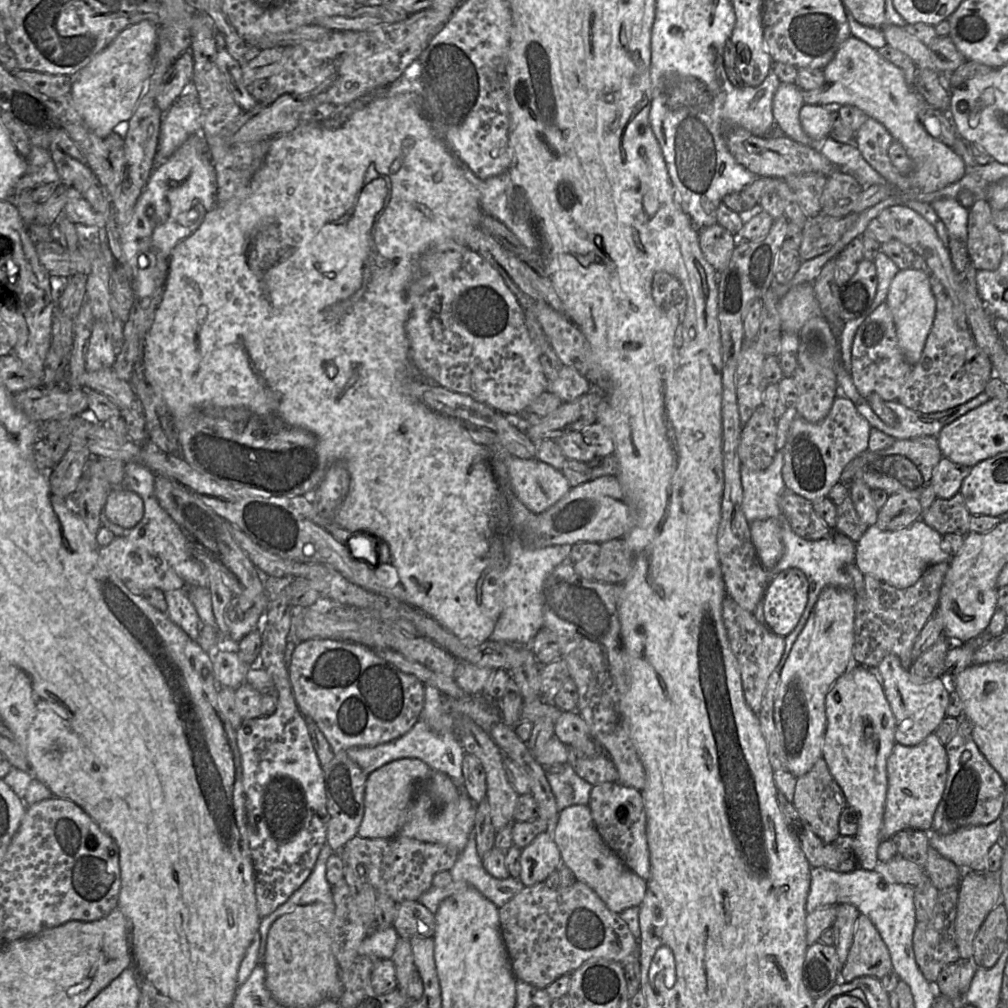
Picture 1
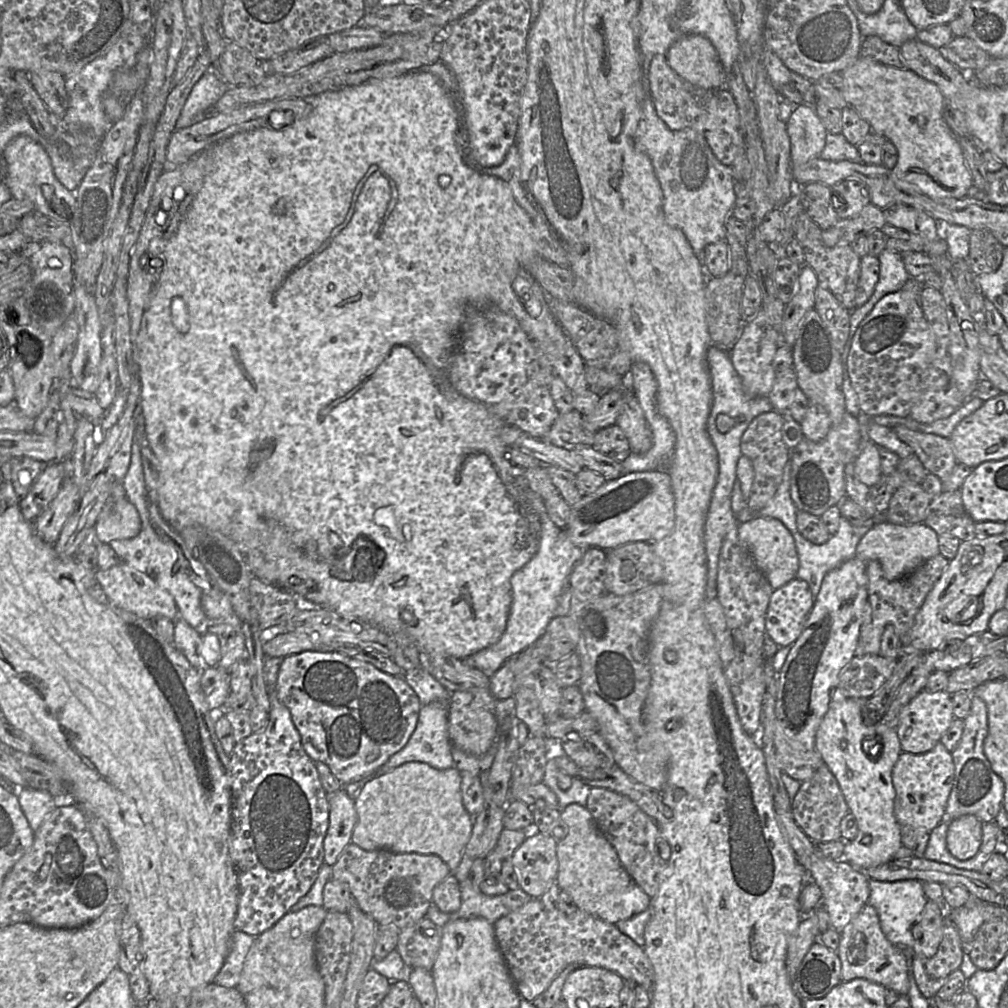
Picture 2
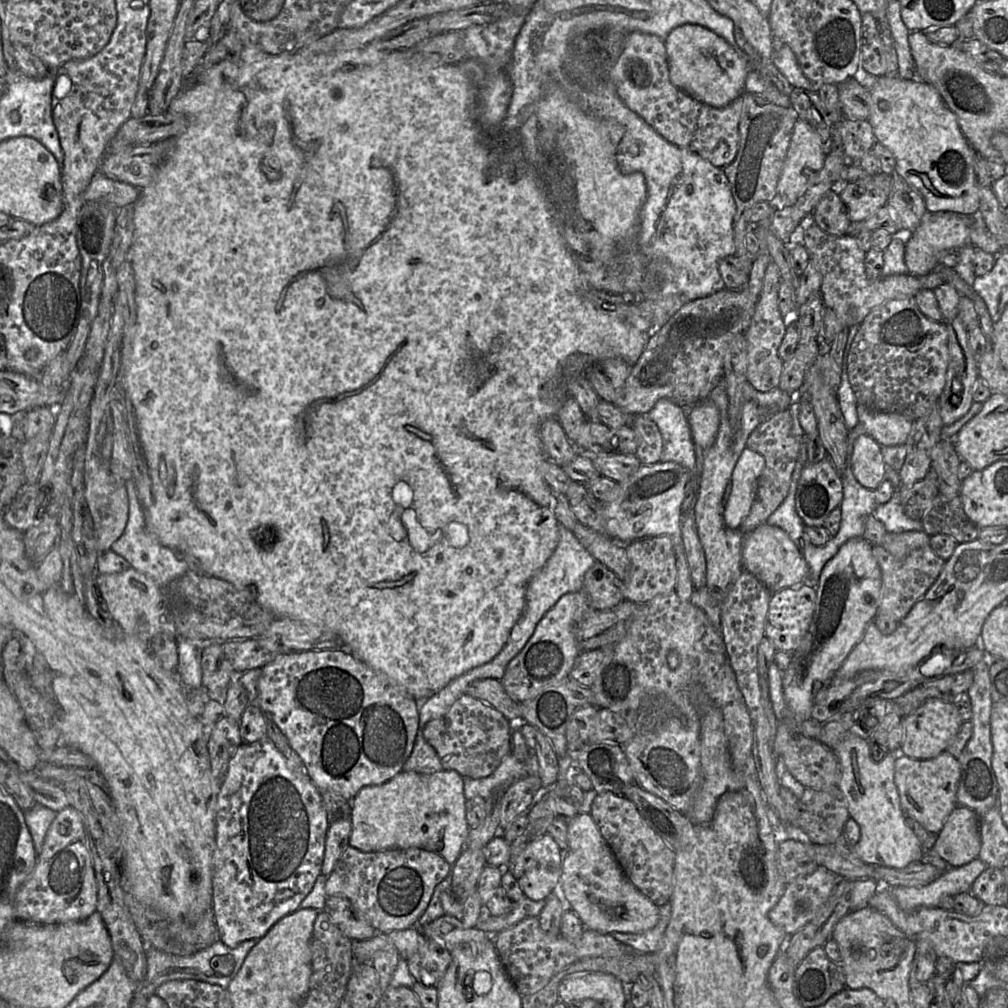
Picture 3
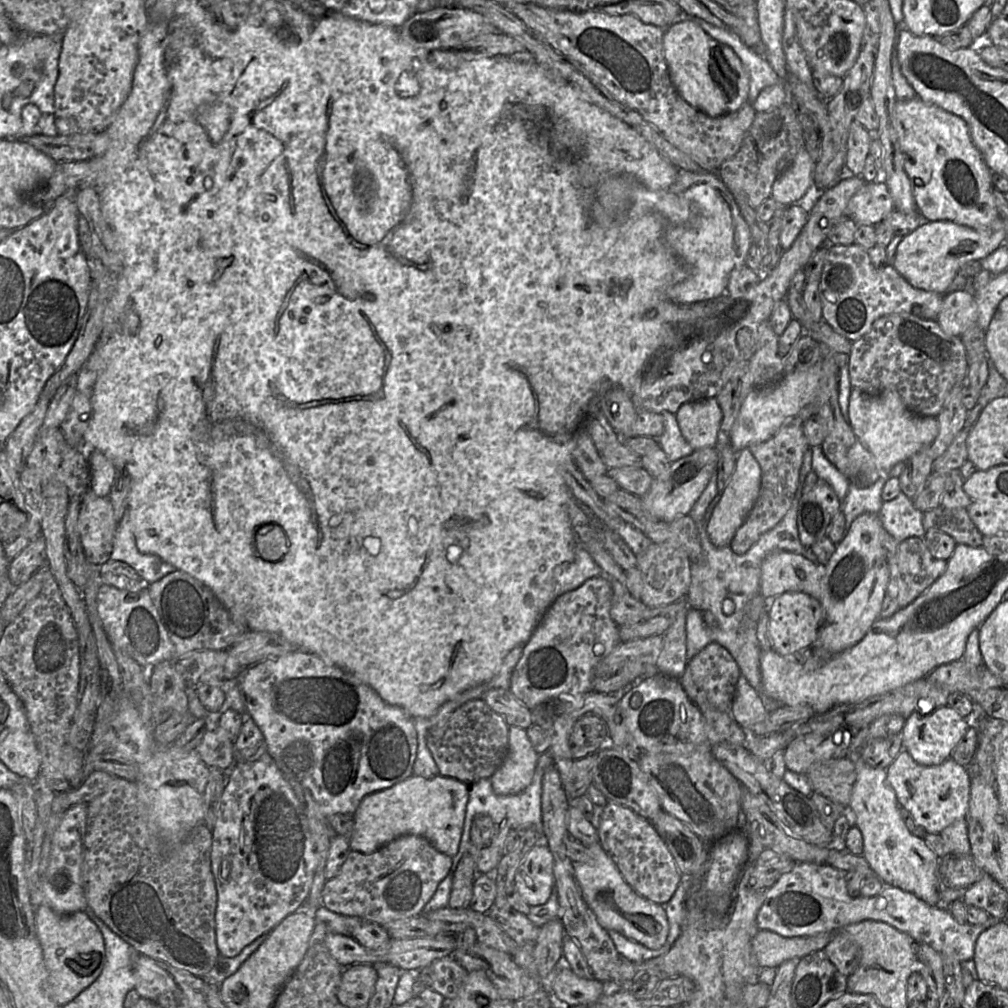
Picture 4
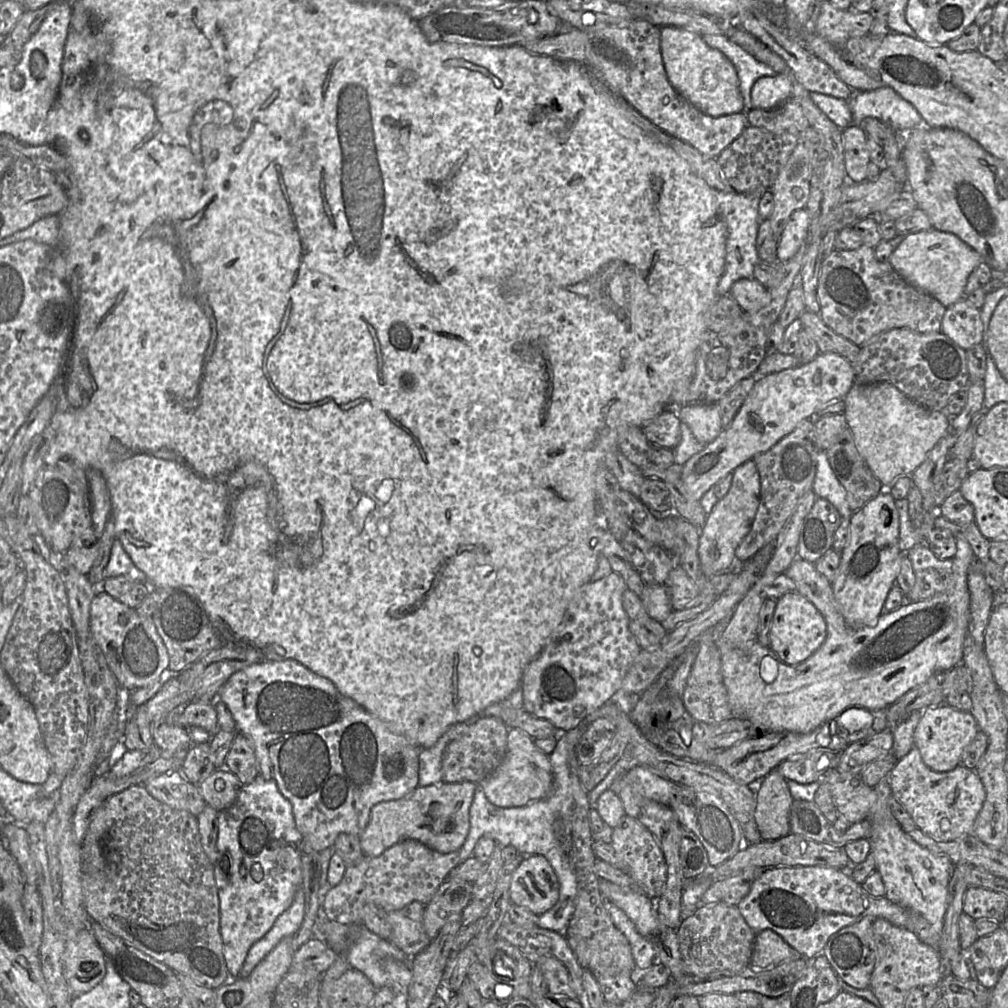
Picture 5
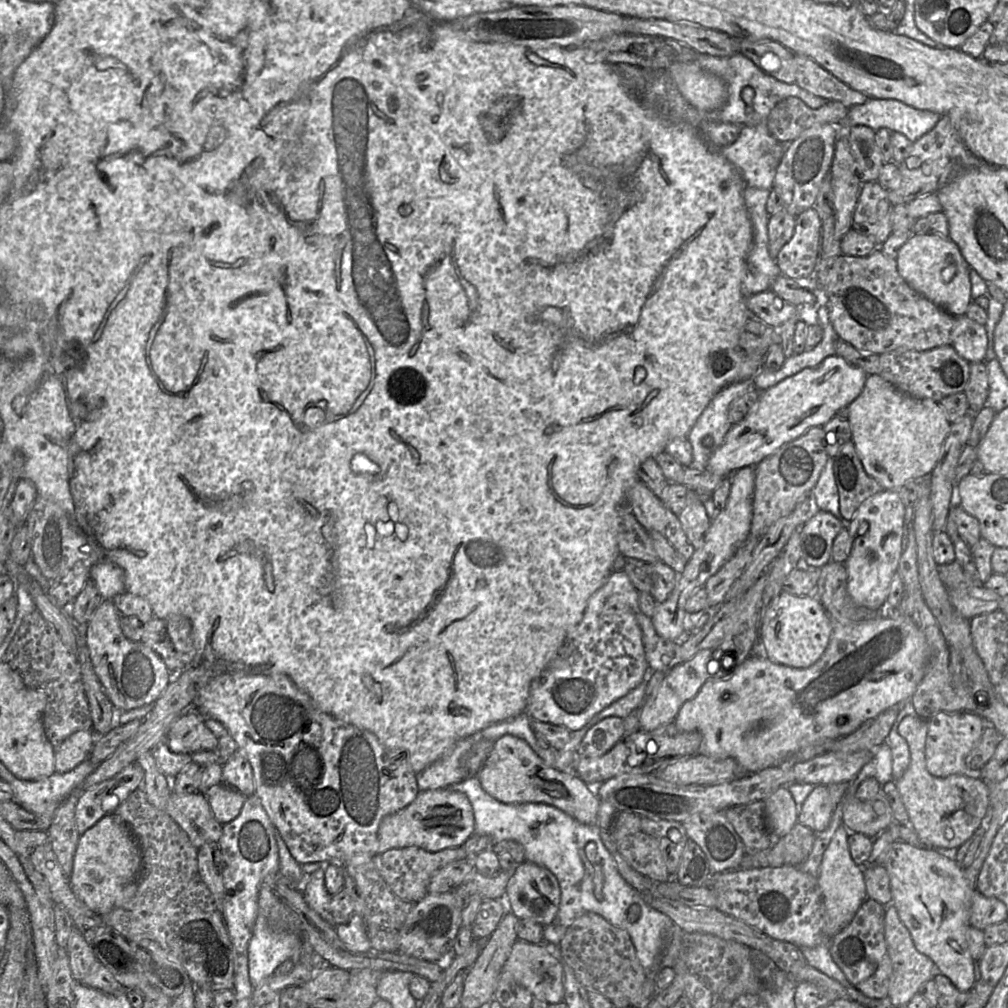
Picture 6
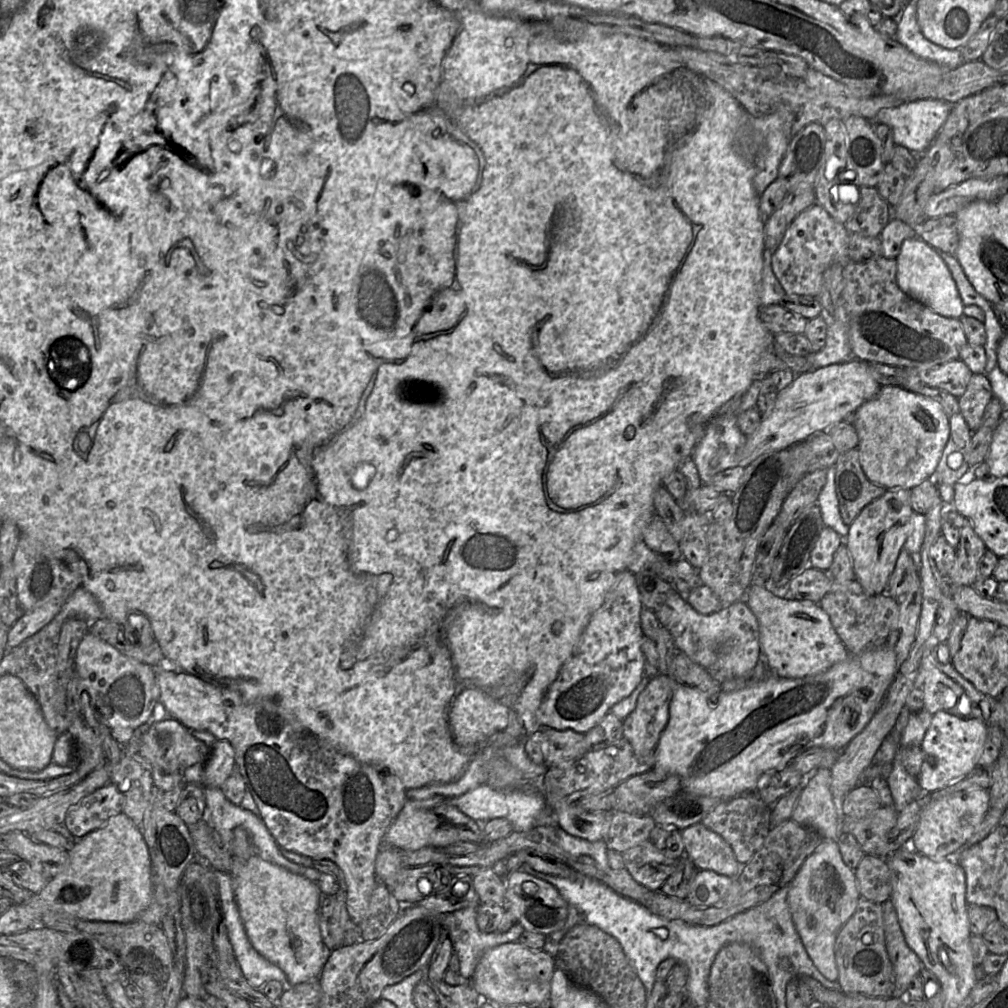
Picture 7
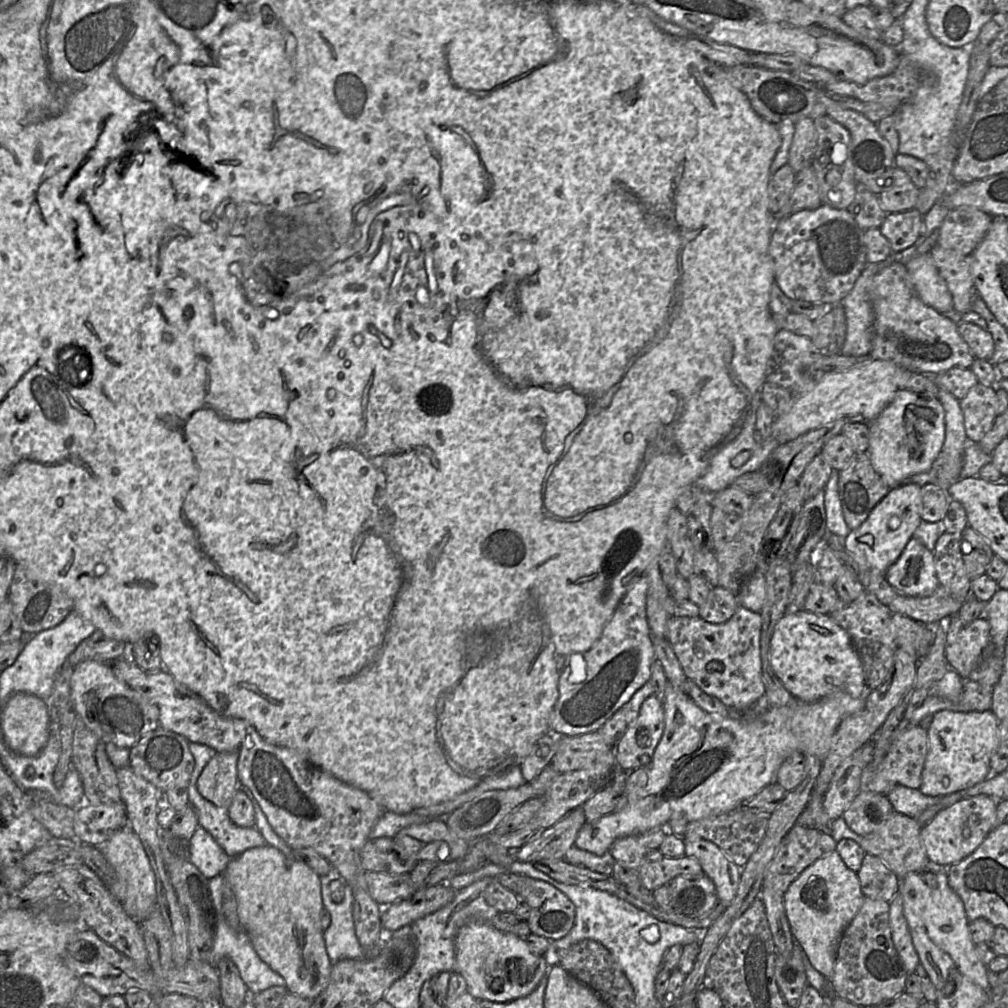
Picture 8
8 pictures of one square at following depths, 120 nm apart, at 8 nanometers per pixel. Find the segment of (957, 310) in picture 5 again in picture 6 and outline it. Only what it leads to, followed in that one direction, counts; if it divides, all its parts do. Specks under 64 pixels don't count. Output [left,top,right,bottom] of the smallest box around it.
[950,314,988,362]

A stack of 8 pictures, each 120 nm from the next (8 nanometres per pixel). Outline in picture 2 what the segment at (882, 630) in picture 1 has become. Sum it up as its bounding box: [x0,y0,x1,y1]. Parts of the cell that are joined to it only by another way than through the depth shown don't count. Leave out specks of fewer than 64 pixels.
[856,555,949,657]

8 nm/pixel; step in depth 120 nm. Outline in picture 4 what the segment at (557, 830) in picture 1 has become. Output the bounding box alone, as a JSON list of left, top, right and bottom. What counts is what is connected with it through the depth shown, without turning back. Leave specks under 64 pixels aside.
[573,842,669,950]

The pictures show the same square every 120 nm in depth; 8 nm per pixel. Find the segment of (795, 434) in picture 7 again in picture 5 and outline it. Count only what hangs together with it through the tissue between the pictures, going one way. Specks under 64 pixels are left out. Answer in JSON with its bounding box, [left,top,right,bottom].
[680,353,856,500]

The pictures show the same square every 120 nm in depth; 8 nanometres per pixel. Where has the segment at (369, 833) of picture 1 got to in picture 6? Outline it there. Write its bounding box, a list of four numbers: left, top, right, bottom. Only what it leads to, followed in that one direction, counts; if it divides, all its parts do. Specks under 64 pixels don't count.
[376,788,474,854]

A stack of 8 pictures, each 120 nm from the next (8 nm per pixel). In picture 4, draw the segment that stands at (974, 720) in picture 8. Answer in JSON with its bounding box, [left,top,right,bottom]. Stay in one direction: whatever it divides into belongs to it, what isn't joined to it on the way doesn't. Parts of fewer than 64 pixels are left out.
[901,705,971,765]

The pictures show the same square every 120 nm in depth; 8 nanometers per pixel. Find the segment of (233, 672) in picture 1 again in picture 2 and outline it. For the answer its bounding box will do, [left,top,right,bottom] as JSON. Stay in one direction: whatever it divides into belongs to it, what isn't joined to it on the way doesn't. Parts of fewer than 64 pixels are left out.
[200,666,231,710]

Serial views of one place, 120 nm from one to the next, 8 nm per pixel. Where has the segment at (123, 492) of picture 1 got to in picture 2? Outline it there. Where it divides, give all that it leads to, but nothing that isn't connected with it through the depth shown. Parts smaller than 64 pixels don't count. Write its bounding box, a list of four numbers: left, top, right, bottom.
[95,497,140,544]

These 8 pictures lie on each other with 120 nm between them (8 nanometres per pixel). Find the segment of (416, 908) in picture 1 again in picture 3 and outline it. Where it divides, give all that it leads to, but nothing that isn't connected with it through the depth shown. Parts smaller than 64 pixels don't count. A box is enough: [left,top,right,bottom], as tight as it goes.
[406,938,451,987]

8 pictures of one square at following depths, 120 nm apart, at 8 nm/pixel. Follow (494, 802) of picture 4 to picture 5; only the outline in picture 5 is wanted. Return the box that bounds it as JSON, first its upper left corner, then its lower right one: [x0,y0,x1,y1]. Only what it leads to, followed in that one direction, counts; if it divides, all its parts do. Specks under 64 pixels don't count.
[458,710,606,937]

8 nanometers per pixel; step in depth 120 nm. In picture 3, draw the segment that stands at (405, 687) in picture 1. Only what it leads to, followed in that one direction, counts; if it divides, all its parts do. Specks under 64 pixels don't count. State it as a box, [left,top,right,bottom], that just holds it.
[256,648,420,801]

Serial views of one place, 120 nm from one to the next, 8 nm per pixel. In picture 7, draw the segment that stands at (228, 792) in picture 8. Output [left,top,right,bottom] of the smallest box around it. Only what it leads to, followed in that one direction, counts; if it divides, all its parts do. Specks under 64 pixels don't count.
[203,740,235,788]

